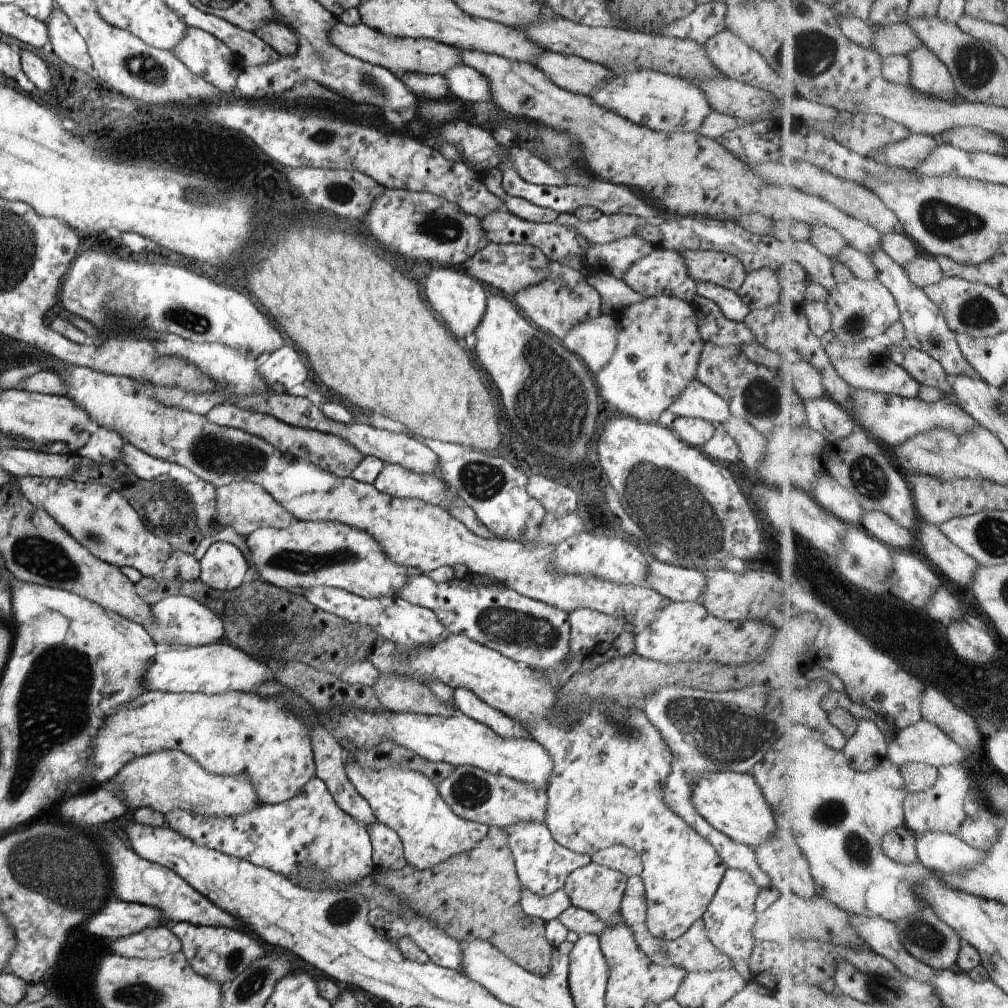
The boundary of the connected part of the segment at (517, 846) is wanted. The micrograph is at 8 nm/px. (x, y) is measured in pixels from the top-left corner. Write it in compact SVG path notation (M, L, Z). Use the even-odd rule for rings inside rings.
M520 822L508 829L509 849L514 857L517 877L524 889L547 897L563 889L567 876L577 868L591 862L591 856L572 852L556 842L546 824Z

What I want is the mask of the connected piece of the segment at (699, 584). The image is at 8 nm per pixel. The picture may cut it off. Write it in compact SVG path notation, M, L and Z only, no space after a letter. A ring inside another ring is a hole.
M658 559L647 564L648 586L671 601L698 602L705 591L706 574L699 569L668 565Z

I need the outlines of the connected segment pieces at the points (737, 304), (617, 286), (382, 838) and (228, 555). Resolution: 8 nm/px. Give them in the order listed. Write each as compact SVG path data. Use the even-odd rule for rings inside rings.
M711 282L697 283L696 290L698 295L713 300L721 308L723 315L730 320L743 321L750 312L737 291Z
M587 269L585 275L588 284L597 289L601 296L603 314L614 316L614 310L620 310L619 306L632 306L637 302L643 301L646 296L633 291L622 279L608 275L604 272L591 272Z
M380 822L365 825L372 845L372 860L380 870L400 870L407 866L400 837Z
M226 542L212 544L199 566L199 580L213 590L236 590L248 576L248 562L242 552Z

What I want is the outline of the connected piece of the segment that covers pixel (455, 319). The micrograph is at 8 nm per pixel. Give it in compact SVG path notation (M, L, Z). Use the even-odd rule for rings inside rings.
M432 266L431 274L427 276L426 294L432 302L432 308L444 318L448 328L460 338L475 332L484 314L489 289L479 280L468 274L461 274L450 268Z

